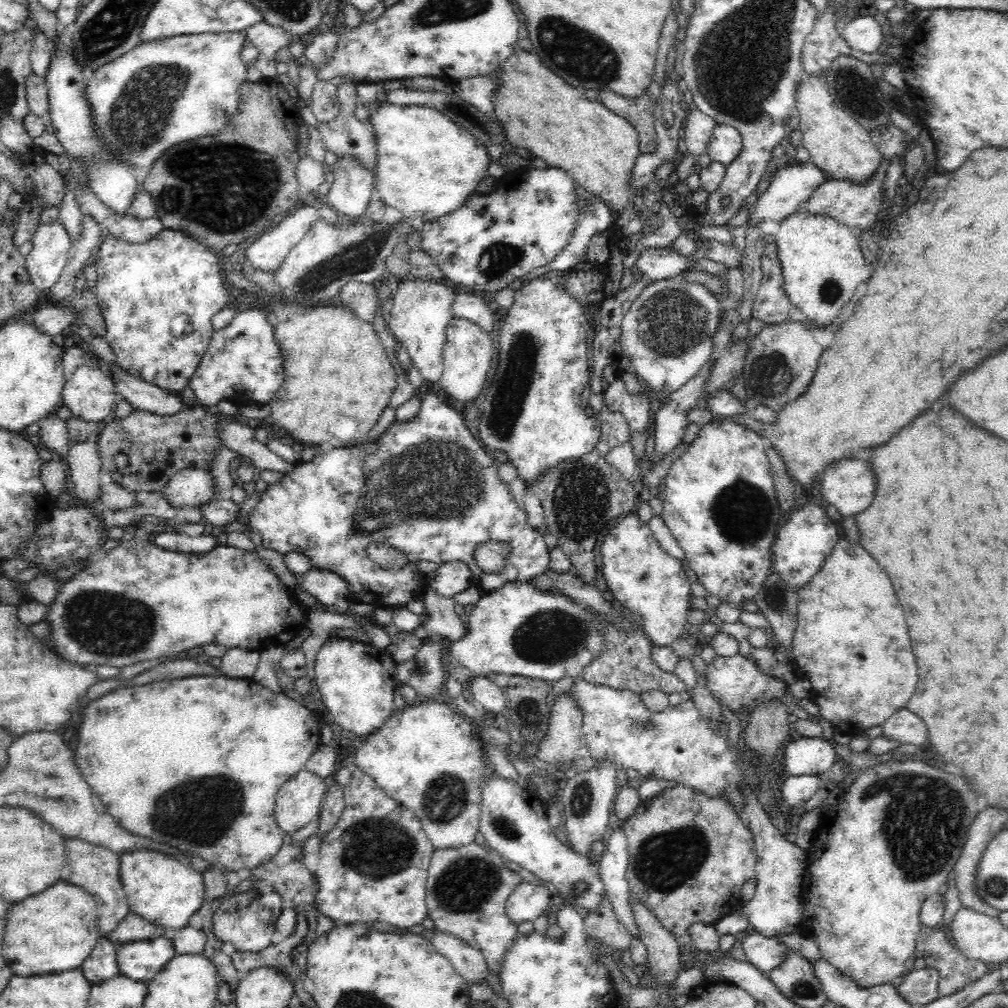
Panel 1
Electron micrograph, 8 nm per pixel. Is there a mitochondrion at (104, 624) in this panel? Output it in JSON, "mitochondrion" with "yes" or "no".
{"mitochondrion":"yes"}

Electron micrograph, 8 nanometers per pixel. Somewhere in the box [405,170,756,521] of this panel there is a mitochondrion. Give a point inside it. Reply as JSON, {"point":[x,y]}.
{"point":[671,323]}

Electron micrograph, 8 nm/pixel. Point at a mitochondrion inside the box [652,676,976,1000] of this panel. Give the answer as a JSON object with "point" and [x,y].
{"point":[923,816]}

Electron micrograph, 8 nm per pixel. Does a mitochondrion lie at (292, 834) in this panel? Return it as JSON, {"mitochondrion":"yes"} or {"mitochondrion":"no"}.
{"mitochondrion":"no"}

